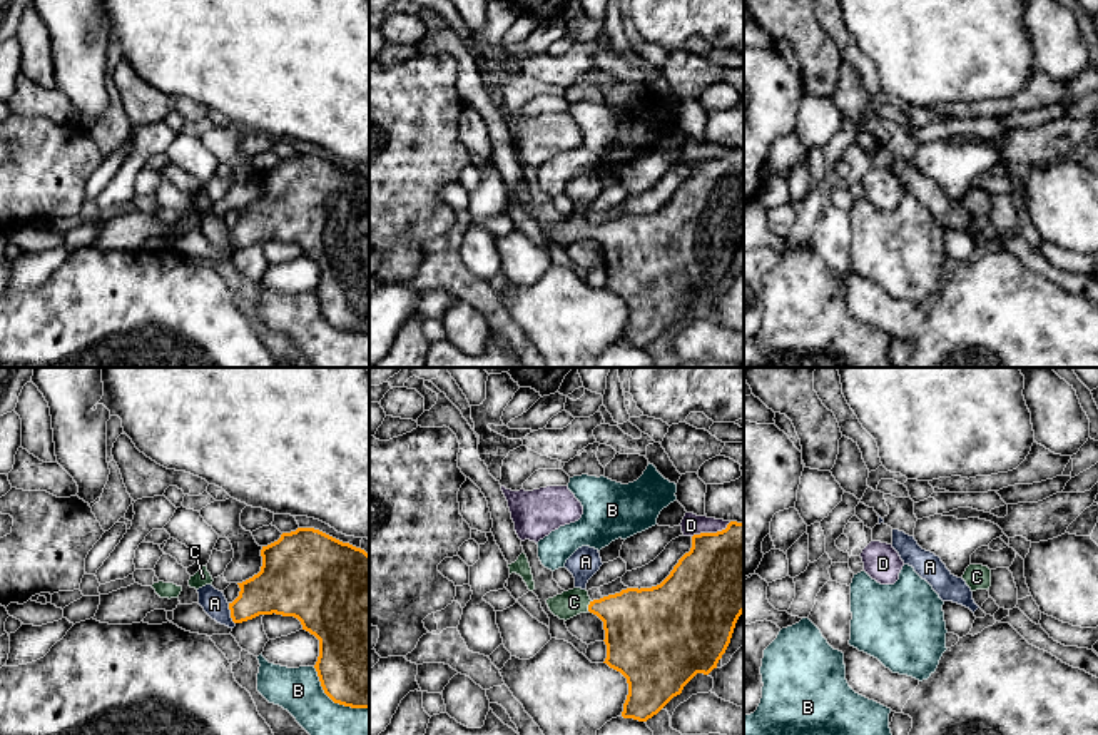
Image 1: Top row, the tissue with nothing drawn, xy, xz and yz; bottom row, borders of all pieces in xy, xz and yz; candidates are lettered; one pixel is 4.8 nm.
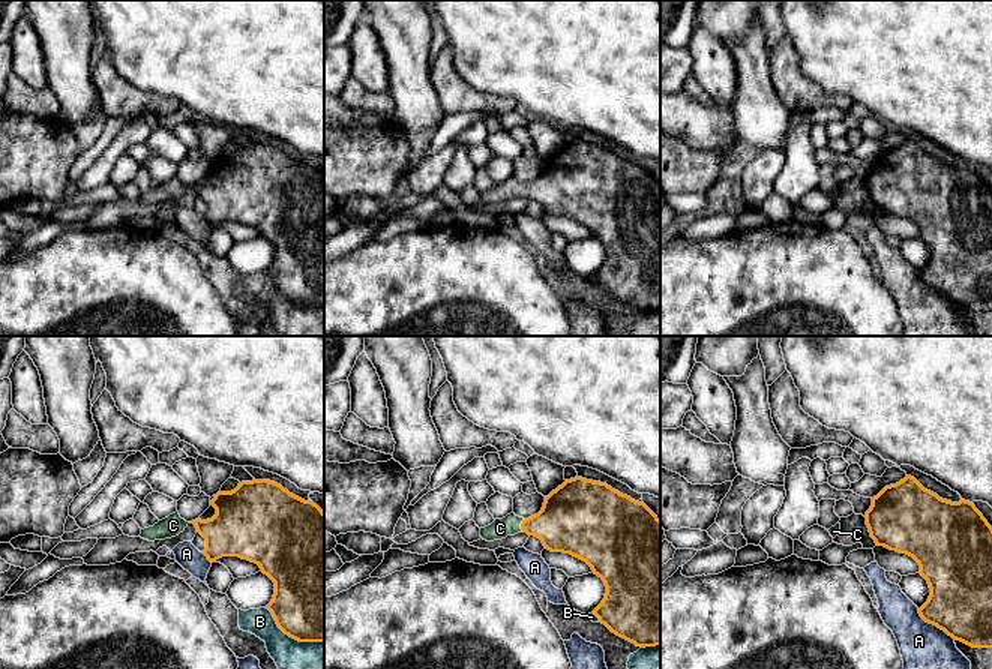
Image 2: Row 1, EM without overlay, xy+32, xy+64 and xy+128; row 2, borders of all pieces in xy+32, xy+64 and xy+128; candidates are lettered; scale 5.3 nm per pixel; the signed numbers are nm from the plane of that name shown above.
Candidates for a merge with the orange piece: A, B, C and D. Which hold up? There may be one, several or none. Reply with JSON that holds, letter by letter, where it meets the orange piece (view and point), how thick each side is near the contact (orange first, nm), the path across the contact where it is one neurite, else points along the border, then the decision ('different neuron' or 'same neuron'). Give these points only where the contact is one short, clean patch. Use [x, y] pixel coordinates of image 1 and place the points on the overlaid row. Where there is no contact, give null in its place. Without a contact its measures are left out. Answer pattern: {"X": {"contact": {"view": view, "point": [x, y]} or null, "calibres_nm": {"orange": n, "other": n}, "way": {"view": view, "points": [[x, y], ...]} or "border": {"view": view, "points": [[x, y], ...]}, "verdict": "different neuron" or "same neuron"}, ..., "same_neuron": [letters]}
{"A": {"contact": {"view": "xy", "point": [231, 613]}, "calibres_nm": {"orange": 240, "other": 120}, "verdict": "different neuron"}, "B": {"contact": {"view": "xy", "point": [335, 702]}, "calibres_nm": {"orange": 460, "other": 220}, "verdict": "different neuron"}, "C": {"contact": {"view": "xz", "point": [589, 605]}, "calibres_nm": {"orange": 320, "other": 130}, "way": {"view": "xz", "points": [[637, 623], [615, 610], [589, 605], [574, 602]]}, "verdict": "same neuron"}, "D": {"contact": {"view": "xz", "point": [711, 533]}, "calibres_nm": {"orange": 420, "other": 100}, "verdict": "different neuron"}, "same_neuron": ["C"]}

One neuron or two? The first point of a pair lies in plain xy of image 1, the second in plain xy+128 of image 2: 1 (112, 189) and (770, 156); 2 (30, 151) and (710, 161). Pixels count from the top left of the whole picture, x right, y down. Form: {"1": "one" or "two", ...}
{"1": "one", "2": "one"}

